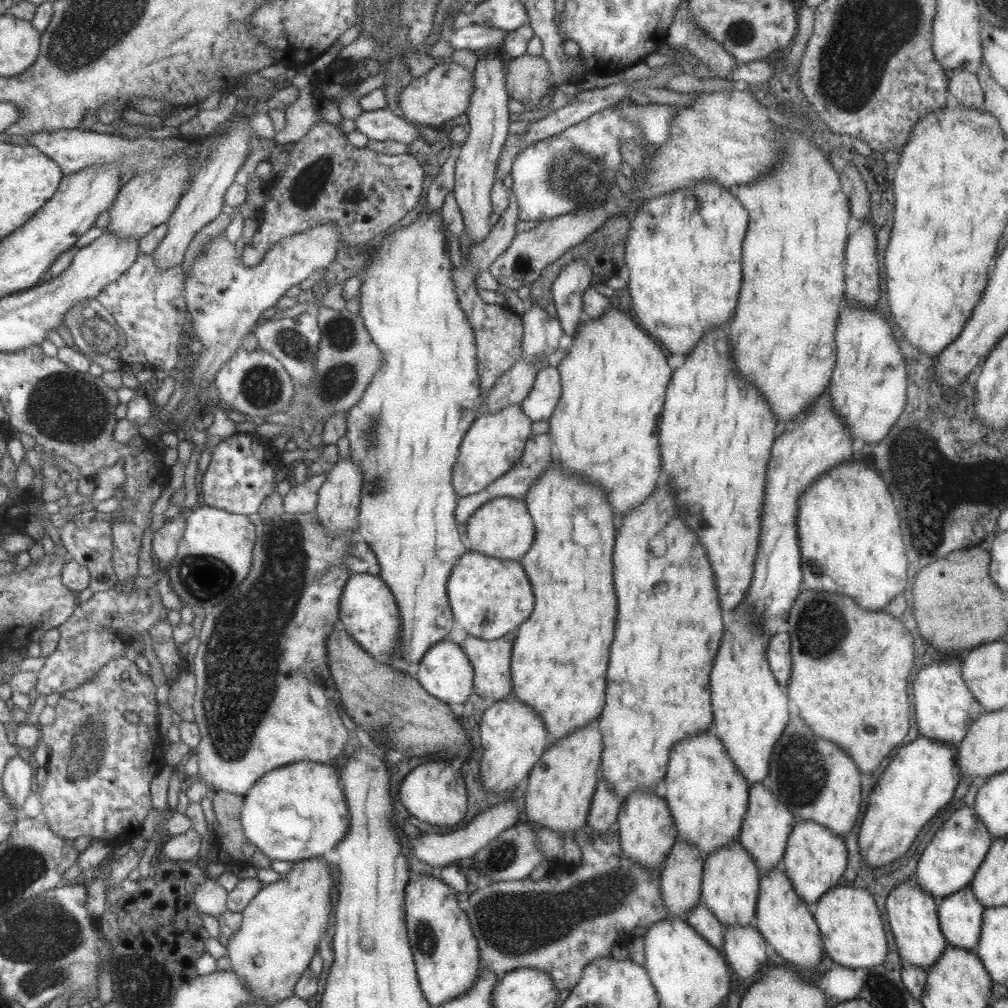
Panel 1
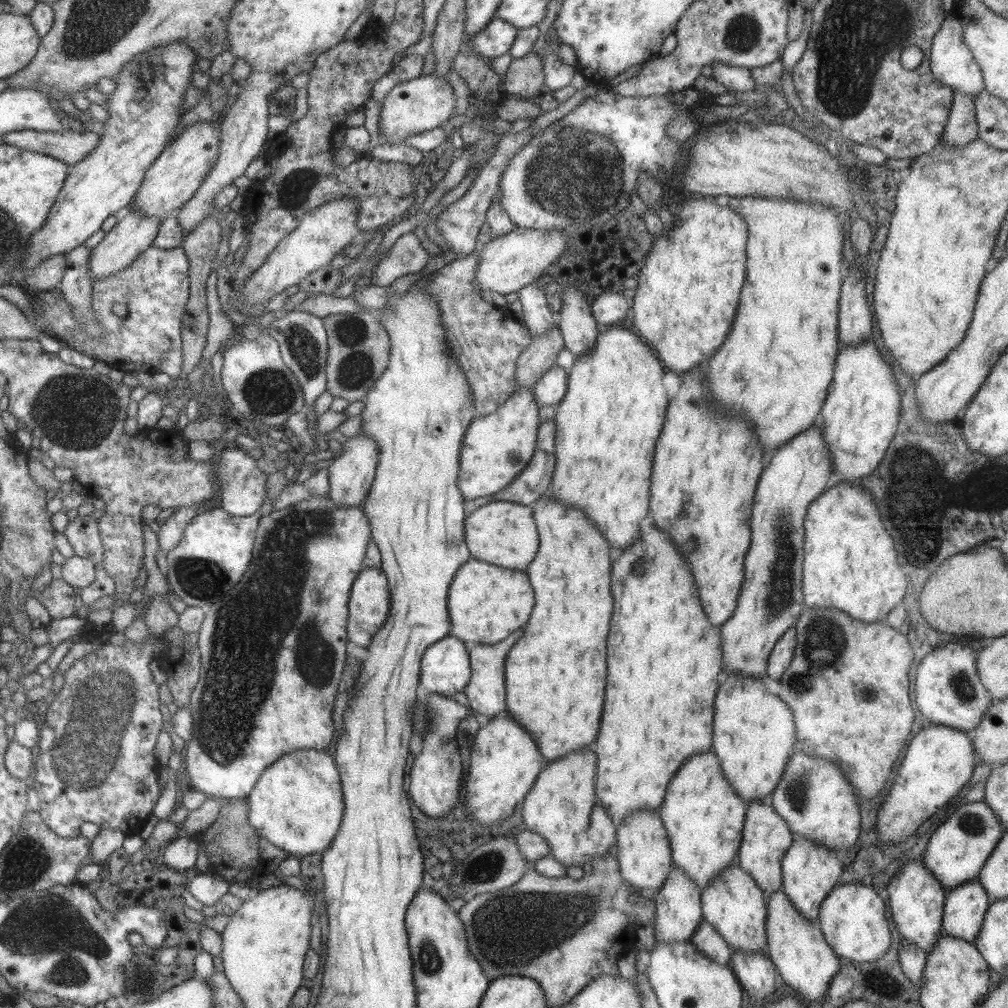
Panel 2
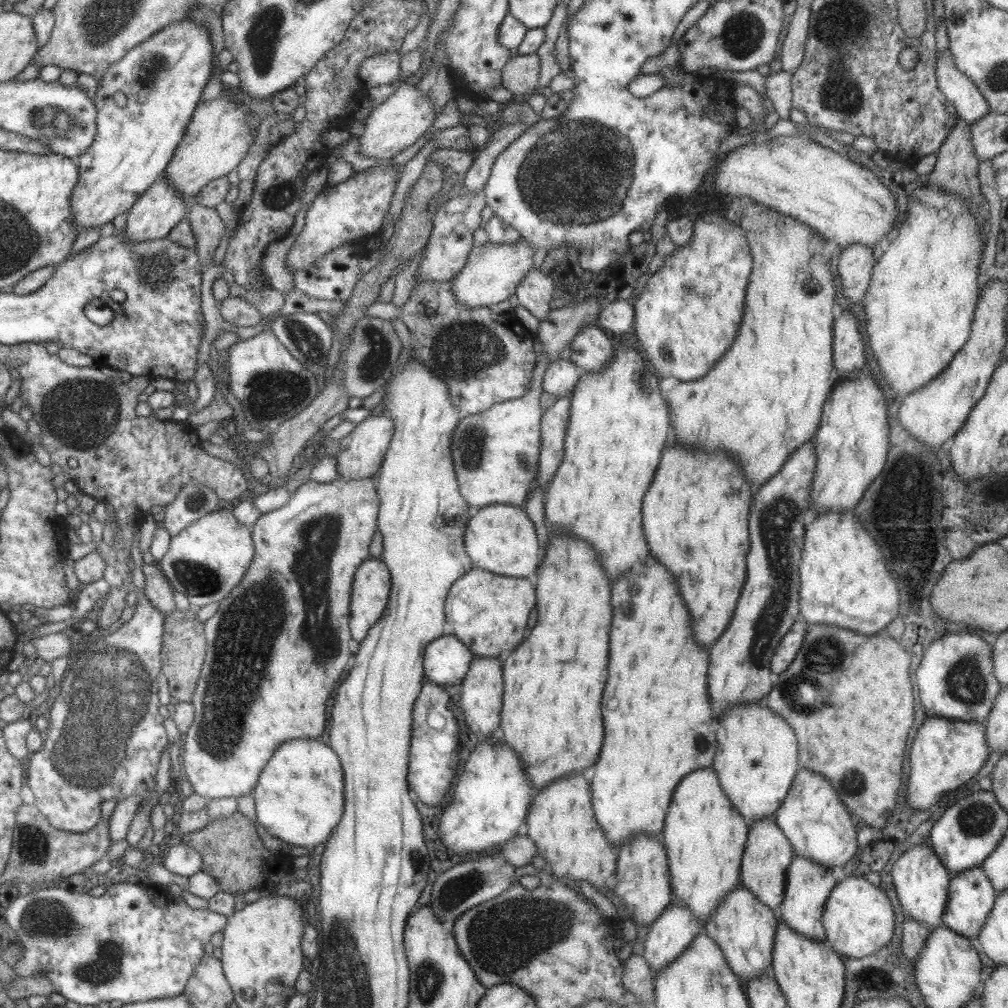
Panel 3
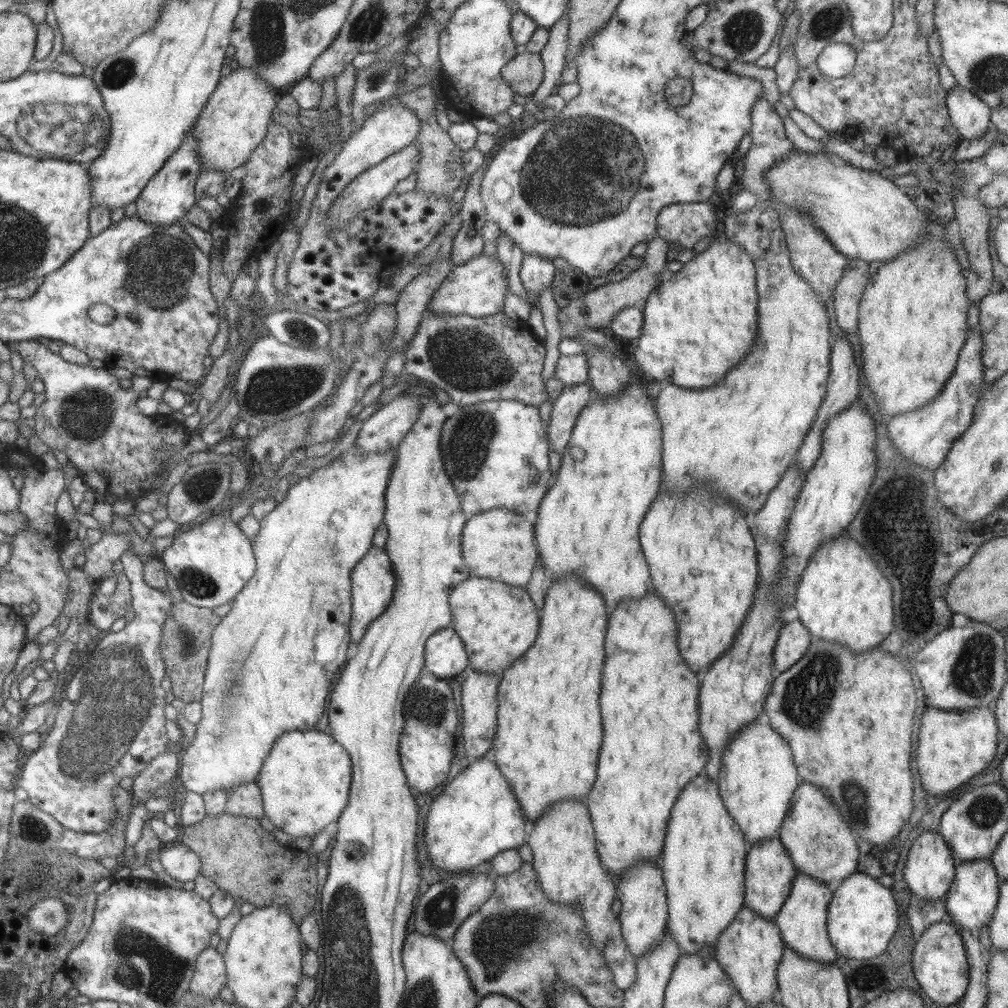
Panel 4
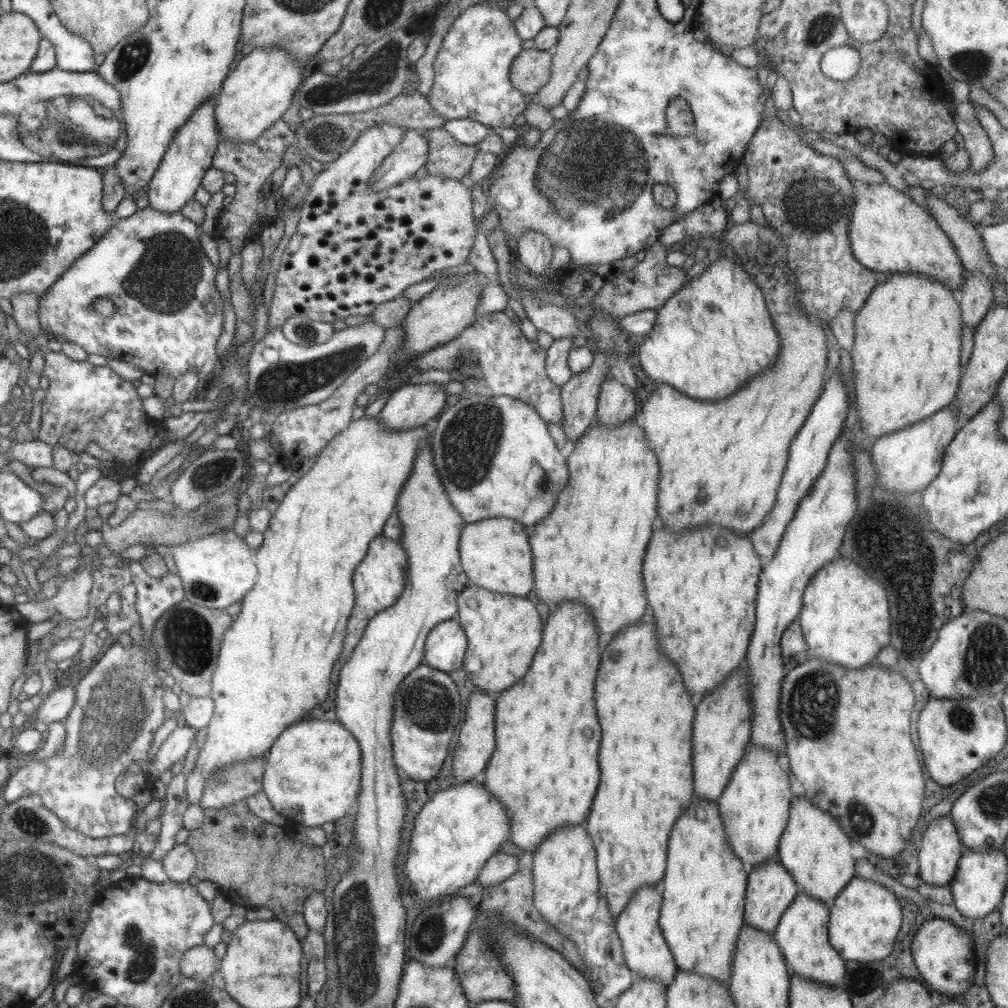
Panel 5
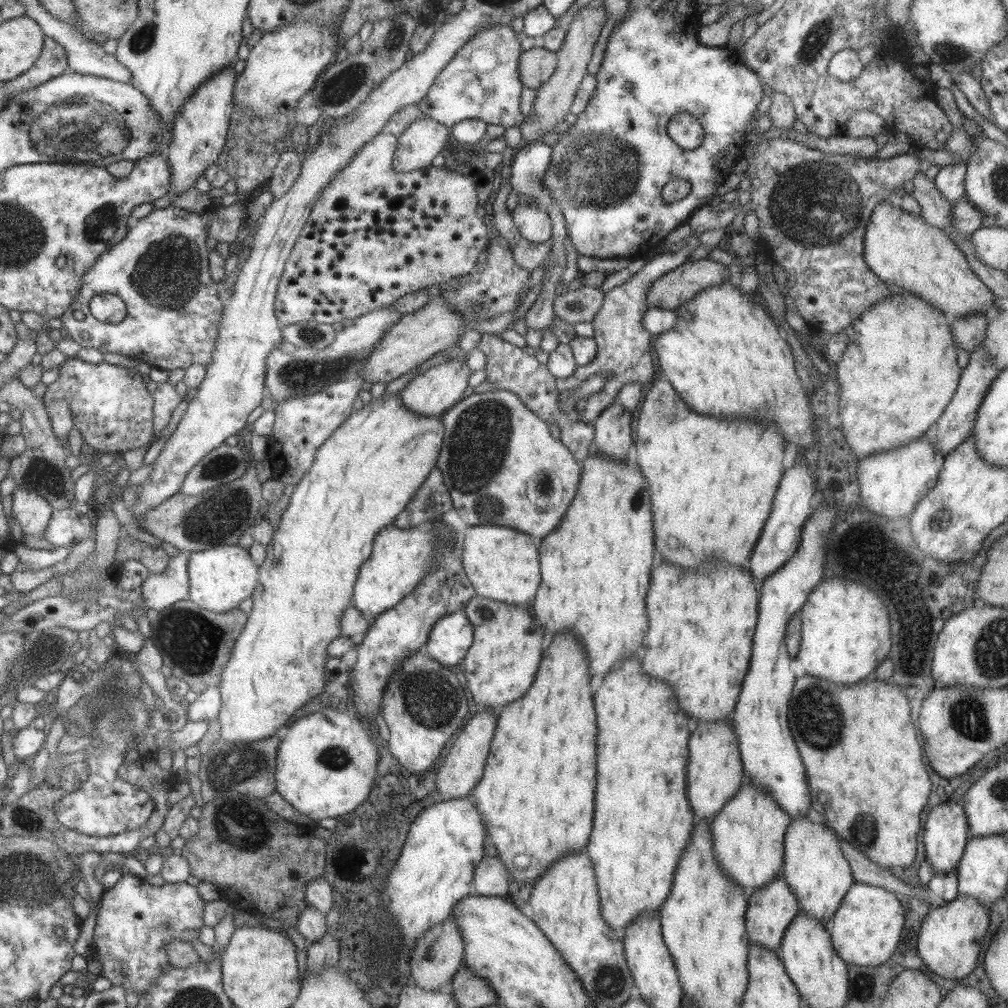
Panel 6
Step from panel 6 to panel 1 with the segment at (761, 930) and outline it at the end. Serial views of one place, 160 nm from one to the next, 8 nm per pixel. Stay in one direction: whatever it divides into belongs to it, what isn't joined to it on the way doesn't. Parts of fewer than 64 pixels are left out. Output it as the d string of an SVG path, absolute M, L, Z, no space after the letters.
M762 782L749 784L748 805L741 823L738 839L743 848L754 858L760 874L769 872L769 869L781 865L788 834L796 821L797 817L793 816Z

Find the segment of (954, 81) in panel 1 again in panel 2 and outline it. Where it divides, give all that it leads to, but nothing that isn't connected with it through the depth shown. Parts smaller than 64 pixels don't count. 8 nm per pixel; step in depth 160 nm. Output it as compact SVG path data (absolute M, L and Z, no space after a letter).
M955 91L952 94L945 130L940 140L943 146L965 146L978 136L975 105L971 95Z

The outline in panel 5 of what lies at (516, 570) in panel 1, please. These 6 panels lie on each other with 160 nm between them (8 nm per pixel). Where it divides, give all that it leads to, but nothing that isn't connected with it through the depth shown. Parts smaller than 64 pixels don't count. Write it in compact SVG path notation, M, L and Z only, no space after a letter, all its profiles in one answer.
M473 584L459 591L456 604L455 620L467 638L462 669L475 688L495 698L525 674L531 656L541 642L541 618L526 597L499 594Z

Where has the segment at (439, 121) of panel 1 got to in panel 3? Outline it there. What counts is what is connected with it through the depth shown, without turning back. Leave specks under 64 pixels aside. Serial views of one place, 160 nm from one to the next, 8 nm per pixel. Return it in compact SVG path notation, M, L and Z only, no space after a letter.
M400 83L386 100L370 110L363 123L363 133L359 140L359 154L365 158L377 160L391 159L401 150L405 150L427 132L436 118L430 98L423 94L416 85Z

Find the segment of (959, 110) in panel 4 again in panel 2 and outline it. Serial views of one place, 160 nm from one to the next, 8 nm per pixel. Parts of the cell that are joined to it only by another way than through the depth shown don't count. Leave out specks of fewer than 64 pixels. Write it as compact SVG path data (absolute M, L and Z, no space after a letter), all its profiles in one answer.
M953 7L947 16L941 21L937 32L933 35L930 44L930 71L932 75L953 92L959 91L975 98L984 90L984 80L978 62L972 57L971 51L967 48L963 38L962 22L956 17Z

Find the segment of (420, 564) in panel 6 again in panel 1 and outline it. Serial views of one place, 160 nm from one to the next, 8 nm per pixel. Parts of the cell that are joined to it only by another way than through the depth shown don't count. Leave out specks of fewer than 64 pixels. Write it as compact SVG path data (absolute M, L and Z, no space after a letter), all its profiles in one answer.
M361 574L349 575L344 582L339 599L339 620L336 630L343 630L376 662L395 668L405 668L403 663L395 658L399 642L399 612L389 587L379 575Z

